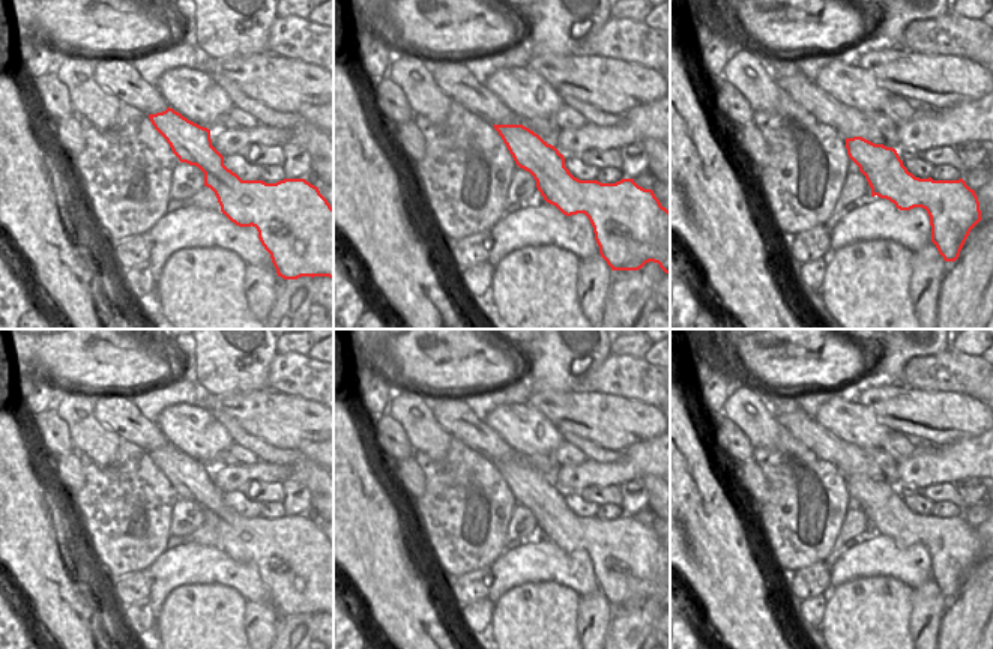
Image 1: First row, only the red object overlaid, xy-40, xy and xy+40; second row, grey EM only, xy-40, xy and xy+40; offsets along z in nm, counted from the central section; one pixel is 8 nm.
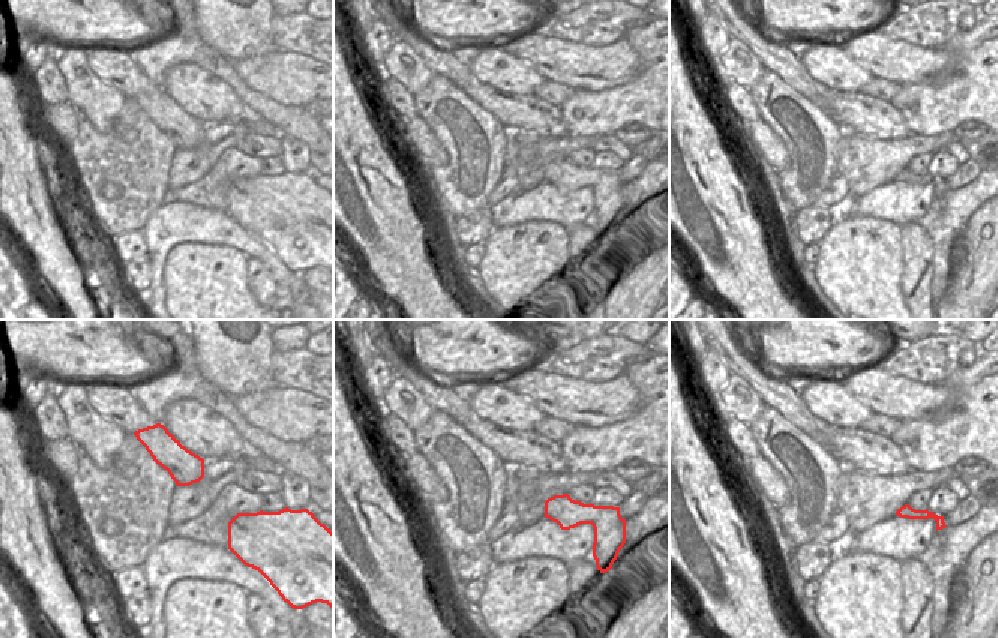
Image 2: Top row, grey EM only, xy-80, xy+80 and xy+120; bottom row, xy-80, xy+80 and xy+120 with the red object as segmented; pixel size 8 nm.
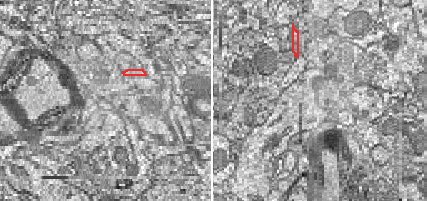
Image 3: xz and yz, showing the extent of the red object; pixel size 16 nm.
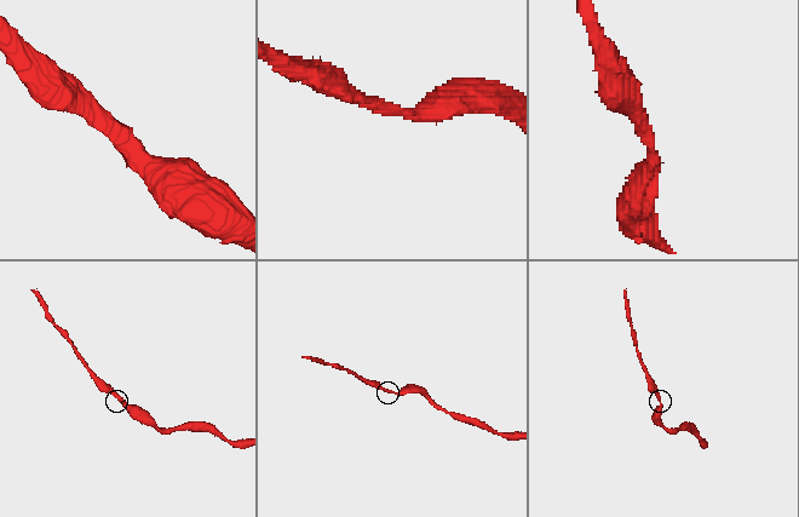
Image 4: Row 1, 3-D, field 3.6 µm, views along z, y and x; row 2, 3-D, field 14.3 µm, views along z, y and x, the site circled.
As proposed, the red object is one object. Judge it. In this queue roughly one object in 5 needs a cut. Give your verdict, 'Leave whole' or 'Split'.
Leave whole.

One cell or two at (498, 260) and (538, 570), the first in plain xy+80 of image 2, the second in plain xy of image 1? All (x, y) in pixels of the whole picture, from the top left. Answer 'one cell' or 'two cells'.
two cells

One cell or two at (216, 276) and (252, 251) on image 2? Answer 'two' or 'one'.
two

